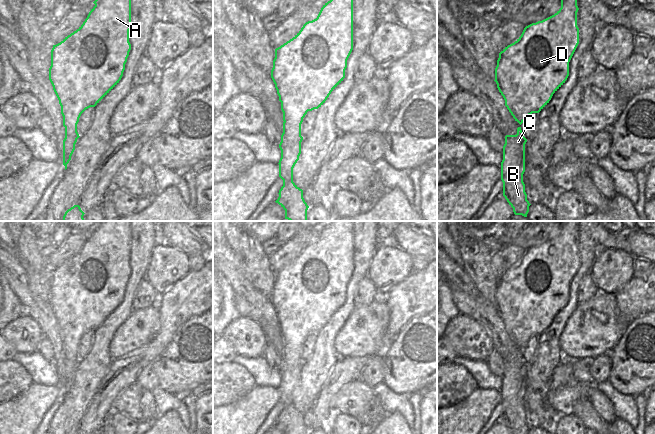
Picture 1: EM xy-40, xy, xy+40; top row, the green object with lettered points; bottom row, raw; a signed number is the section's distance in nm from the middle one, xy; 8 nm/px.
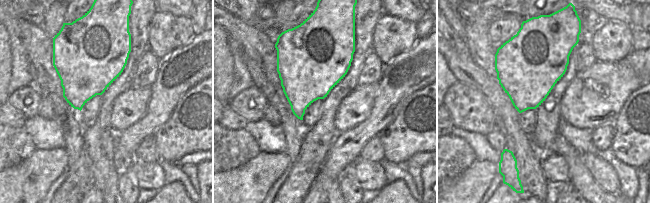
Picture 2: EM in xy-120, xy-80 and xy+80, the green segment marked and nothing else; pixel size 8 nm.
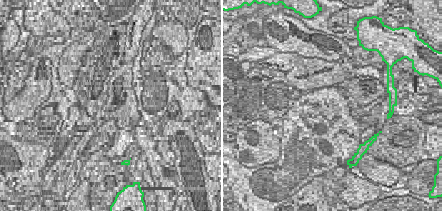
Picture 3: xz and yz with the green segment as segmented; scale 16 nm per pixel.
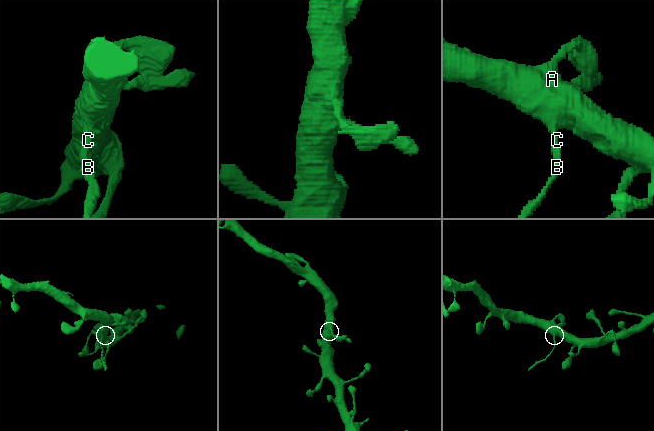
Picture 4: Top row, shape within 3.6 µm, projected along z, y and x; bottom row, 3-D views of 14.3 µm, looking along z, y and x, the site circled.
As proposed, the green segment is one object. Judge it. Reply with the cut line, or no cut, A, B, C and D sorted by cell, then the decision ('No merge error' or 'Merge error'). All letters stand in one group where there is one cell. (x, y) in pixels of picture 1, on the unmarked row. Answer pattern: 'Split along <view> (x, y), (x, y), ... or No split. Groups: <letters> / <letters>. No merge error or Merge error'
Split along xy (284, 345), (292, 350), (300, 359). Groups: A D / B C. Merge error

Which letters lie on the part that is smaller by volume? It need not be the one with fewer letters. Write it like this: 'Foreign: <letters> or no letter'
Foreign: B, C

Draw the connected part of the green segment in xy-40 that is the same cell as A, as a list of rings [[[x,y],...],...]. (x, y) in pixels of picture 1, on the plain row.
[[[98,221],[83,248],[51,274],[49,304],[61,330],[63,350],[68,351],[78,363],[77,348],[81,338],[95,331],[121,304],[131,274],[129,254],[131,252],[131,221]]]

